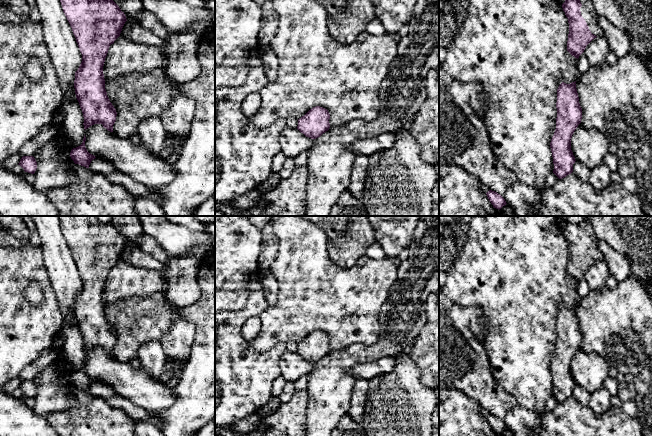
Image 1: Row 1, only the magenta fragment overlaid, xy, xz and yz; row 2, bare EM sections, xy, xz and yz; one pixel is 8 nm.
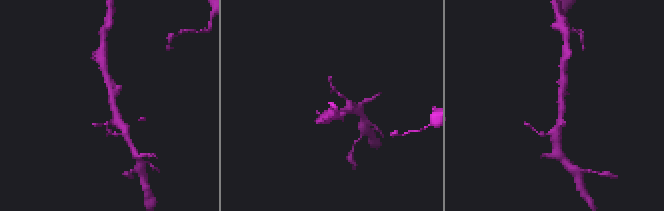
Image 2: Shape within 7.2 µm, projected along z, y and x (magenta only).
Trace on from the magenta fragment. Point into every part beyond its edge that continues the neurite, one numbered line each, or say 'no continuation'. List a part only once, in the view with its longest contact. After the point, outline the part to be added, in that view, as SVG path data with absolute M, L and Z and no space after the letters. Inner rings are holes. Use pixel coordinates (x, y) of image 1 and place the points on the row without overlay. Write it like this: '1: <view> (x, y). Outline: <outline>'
1: yz (587, 233). Outline: M586 221L581 223L580 226L582 228L580 232L581 239L585 243L591 257L595 260L605 260L604 255L597 246L598 239L595 236L591 223Z

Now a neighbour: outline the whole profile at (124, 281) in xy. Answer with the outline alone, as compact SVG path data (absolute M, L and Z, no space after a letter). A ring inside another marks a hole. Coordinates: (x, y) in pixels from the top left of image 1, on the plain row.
M120 259L110 269L104 286L105 304L132 297L154 297L168 288L168 280L156 270L135 267Z

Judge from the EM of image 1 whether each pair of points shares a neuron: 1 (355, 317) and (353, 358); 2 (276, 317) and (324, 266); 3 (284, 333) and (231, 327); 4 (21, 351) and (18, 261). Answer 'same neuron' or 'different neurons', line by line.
1: different neurons
2: same neuron
3: different neurons
4: same neuron

